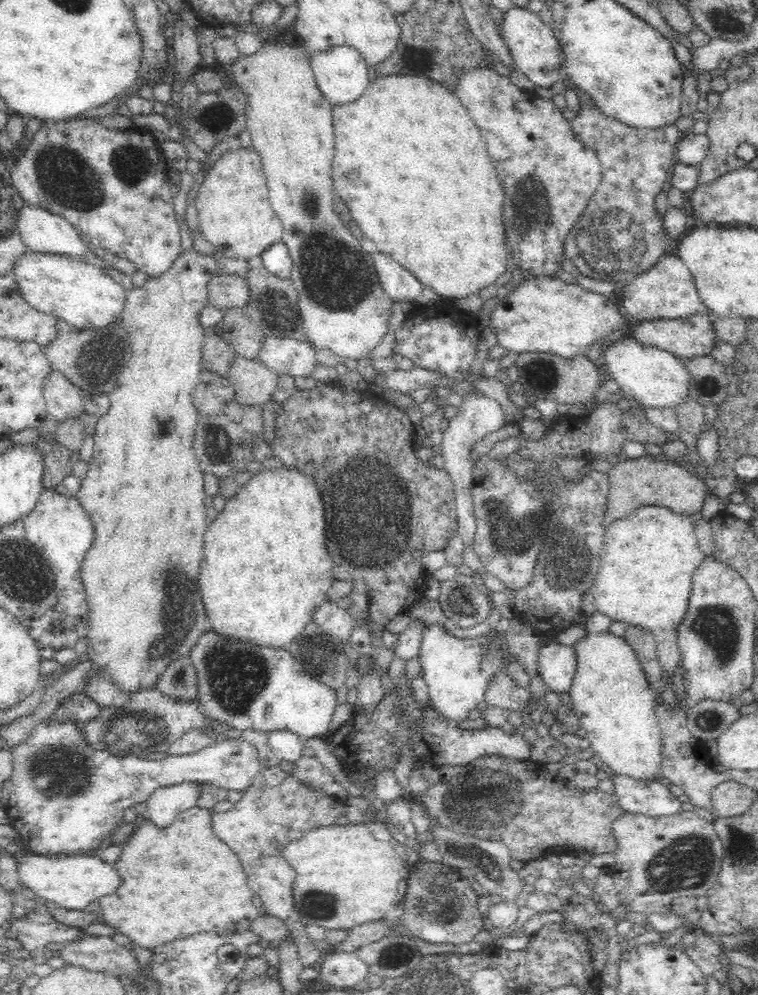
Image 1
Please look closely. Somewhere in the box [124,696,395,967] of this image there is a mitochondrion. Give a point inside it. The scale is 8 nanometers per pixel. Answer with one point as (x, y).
(323, 906)

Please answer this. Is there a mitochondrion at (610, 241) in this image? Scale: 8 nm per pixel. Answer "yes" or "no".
yes

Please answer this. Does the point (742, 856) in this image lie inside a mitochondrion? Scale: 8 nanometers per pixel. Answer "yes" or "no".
yes

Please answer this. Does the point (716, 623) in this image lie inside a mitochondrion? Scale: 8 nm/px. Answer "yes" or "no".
yes

